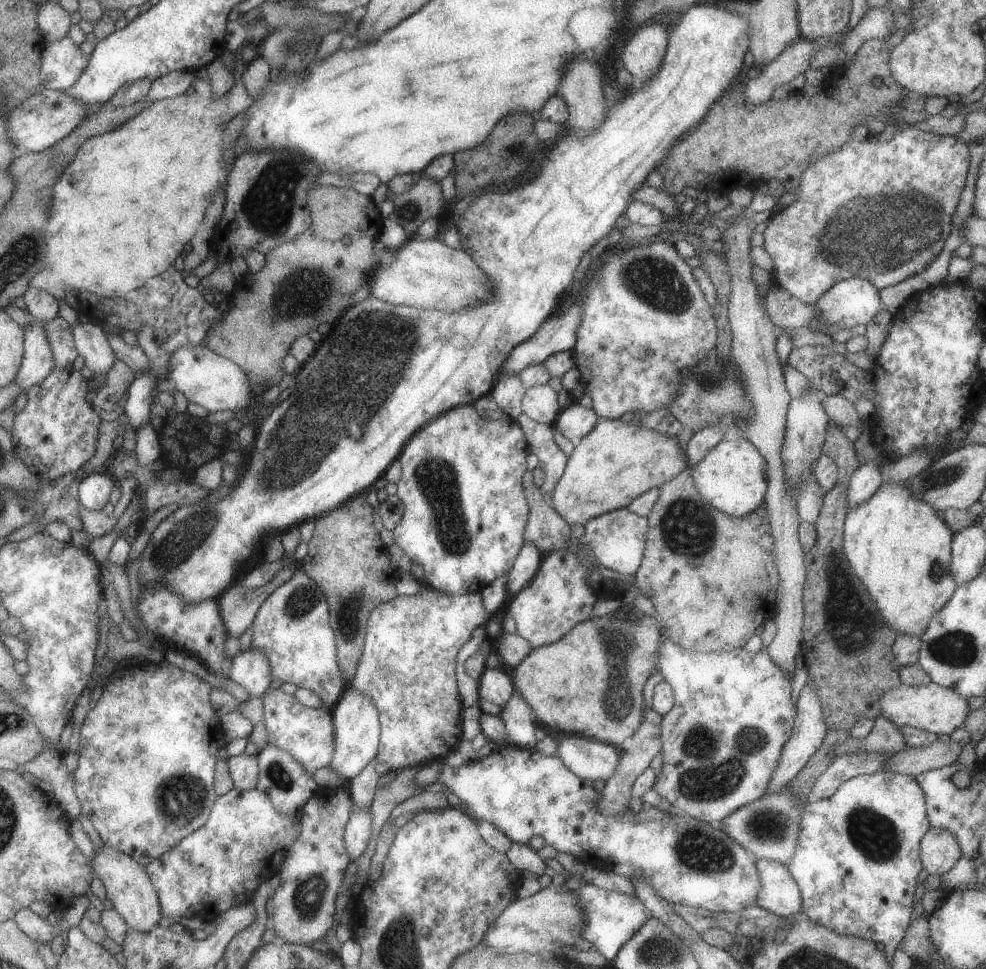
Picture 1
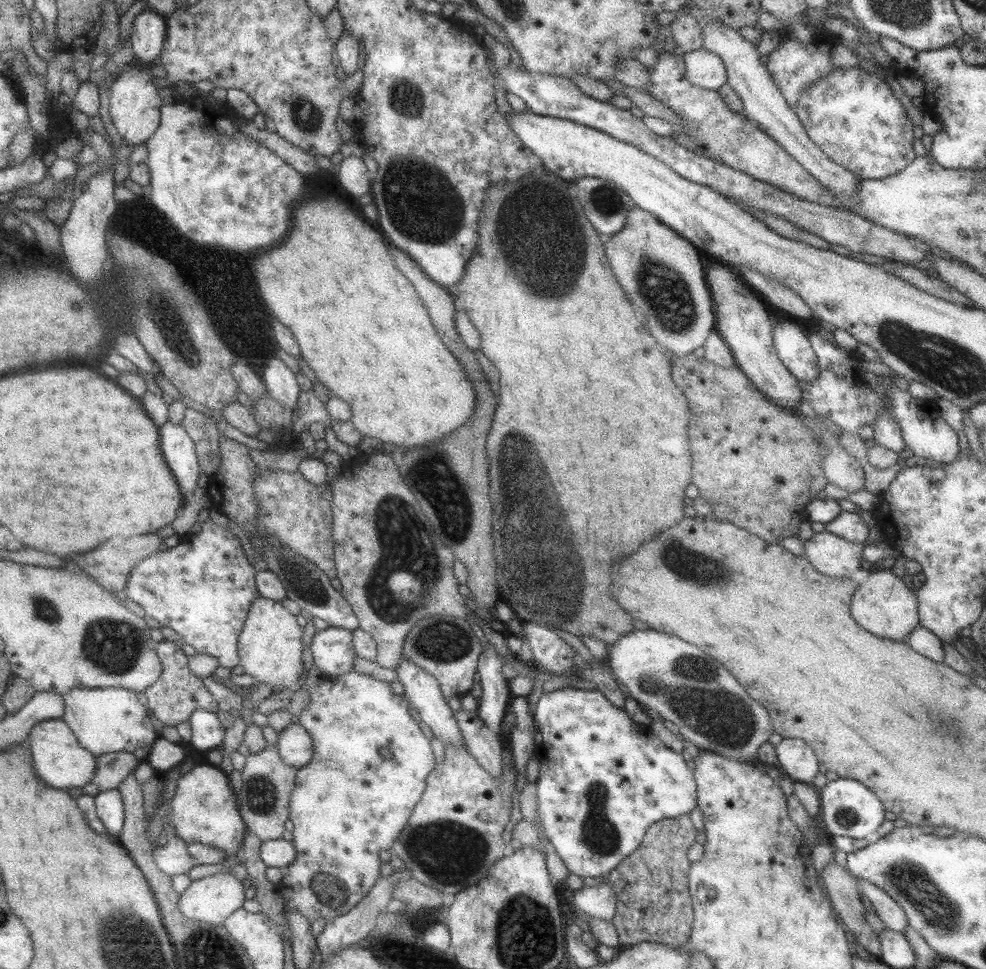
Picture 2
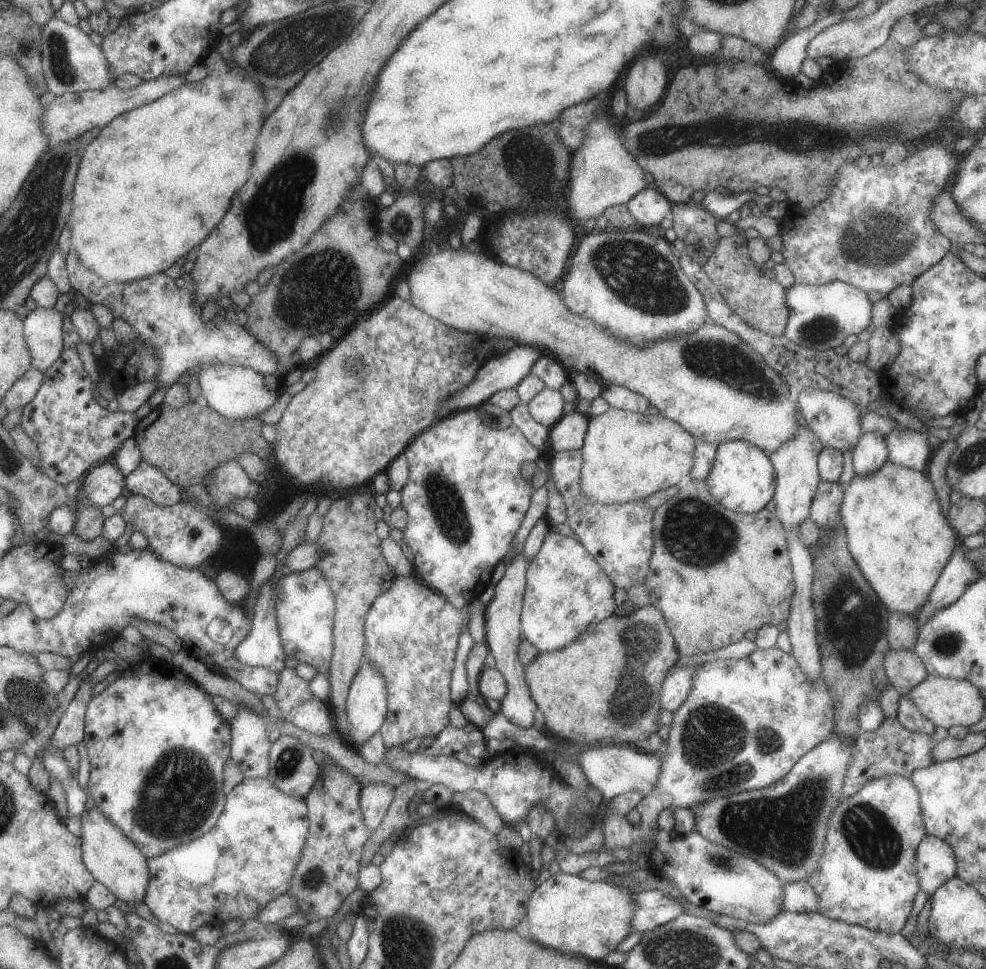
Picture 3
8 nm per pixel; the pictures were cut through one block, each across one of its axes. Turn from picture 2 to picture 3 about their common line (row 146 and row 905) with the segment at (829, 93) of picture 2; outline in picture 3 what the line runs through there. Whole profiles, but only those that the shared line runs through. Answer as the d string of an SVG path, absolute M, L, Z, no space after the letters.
M891 775L889 777L881 777L867 781L854 795L850 797L843 797L839 804L833 809L831 816L827 823L827 830L823 845L823 852L821 853L818 868L808 878L809 886L817 895L818 910L827 918L833 920L845 921L849 924L864 926L874 931L884 932L887 934L899 933L903 928L909 911L913 904L913 896L917 894L918 876L916 875L916 846L918 842L926 835L924 831L924 824L922 821L922 814L920 809L920 800L918 799L918 792L916 786L905 777L899 775Z

